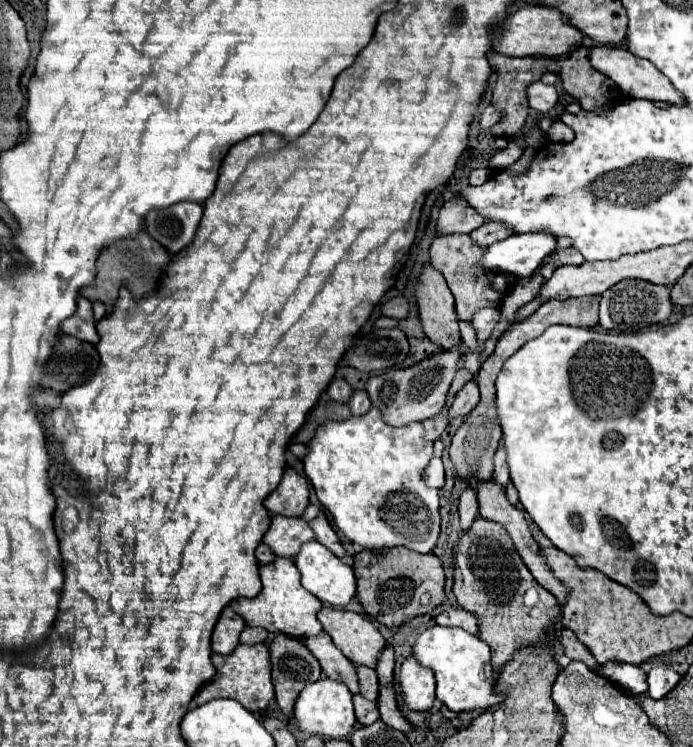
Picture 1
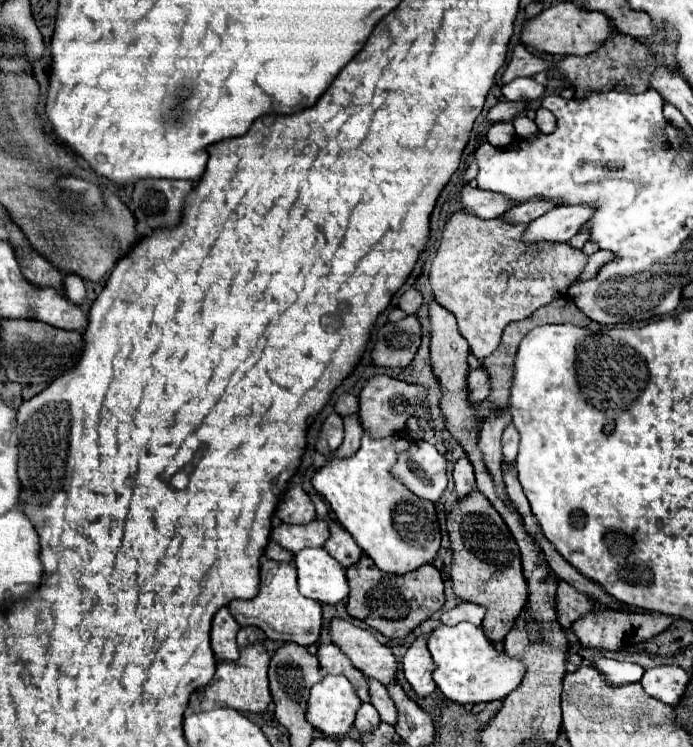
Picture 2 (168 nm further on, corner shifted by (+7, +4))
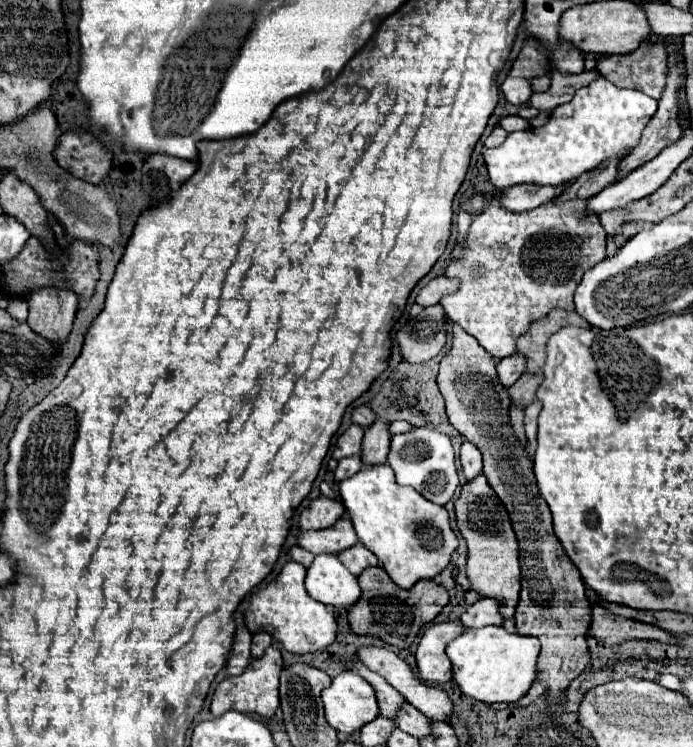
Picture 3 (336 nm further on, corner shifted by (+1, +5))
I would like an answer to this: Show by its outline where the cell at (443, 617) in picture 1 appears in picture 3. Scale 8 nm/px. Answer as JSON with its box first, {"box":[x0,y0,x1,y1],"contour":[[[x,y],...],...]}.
{"box":[462,597,504,629],"contour":[[[482,597],[480,601],[476,601],[474,605],[470,605],[466,609],[466,613],[462,613],[462,623],[466,629],[472,627],[486,627],[486,625],[502,625],[504,617],[498,611],[500,603],[492,597]]]}

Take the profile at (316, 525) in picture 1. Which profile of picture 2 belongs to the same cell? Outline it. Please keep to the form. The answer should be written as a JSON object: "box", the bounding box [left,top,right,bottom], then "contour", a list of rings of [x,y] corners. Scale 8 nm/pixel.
{"box":[324,520,362,568],"contour":[[[328,520],[328,528],[330,528],[330,536],[328,542],[324,544],[328,554],[336,558],[344,568],[352,566],[352,562],[358,562],[362,550],[356,546],[352,536],[332,520]]]}

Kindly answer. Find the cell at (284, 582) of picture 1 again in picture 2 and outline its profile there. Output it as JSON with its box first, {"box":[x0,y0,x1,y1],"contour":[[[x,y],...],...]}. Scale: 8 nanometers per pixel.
{"box":[228,560,322,646],"contour":[[[262,560],[260,564],[260,592],[250,600],[232,600],[228,604],[230,614],[240,626],[258,626],[266,636],[278,642],[296,642],[300,646],[310,646],[318,642],[322,630],[322,608],[316,600],[310,600],[298,592],[296,568],[288,562]]]}

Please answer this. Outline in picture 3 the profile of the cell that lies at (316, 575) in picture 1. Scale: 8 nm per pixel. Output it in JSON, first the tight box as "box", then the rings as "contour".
{"box":[306,555,360,607],"contour":[[[316,555],[308,567],[306,591],[310,597],[332,607],[352,607],[360,597],[360,585],[336,555]]]}

